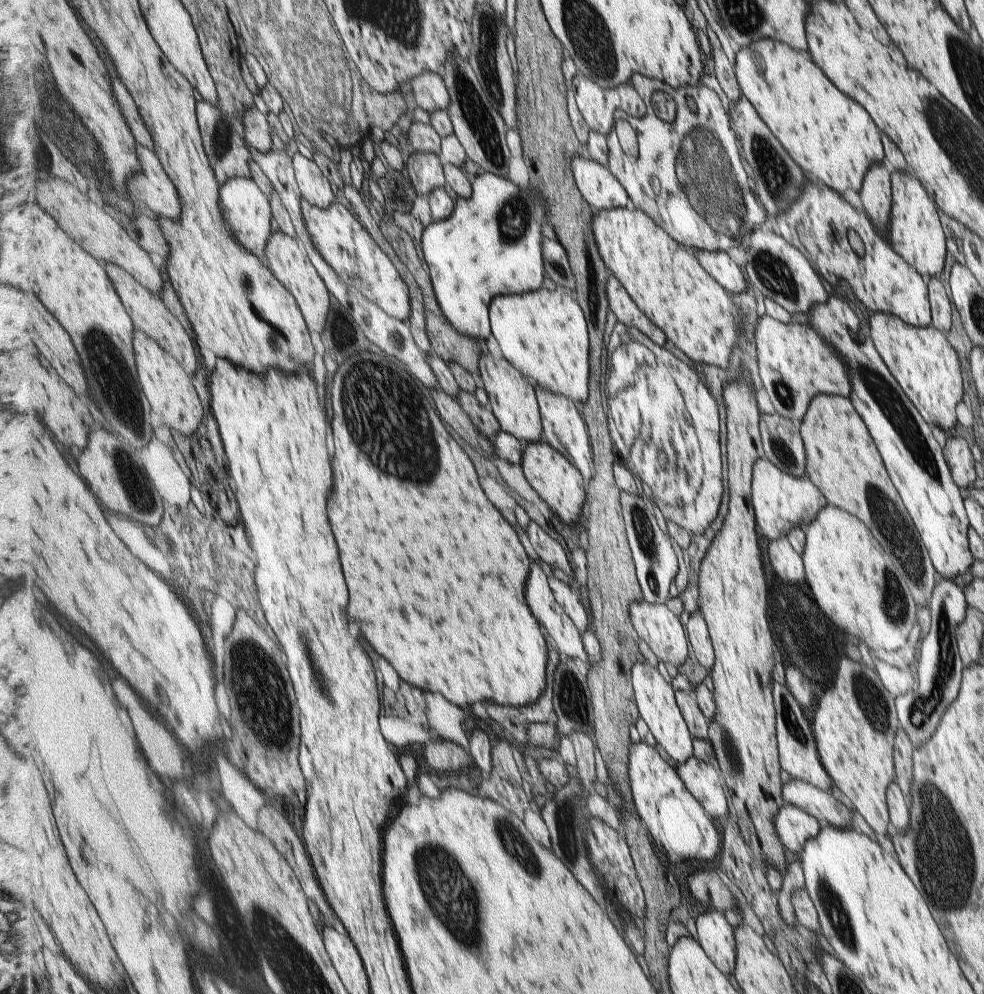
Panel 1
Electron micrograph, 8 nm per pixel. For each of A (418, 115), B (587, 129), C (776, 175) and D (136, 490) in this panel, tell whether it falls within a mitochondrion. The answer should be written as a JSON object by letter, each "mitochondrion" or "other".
{"A":"other","B":"other","C":"mitochondrion","D":"mitochondrion"}

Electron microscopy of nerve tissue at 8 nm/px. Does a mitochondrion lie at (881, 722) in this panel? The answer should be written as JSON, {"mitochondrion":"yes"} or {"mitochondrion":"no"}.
{"mitochondrion":"yes"}

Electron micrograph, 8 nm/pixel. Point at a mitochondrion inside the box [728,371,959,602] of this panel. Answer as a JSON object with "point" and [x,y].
{"point":[883,510]}

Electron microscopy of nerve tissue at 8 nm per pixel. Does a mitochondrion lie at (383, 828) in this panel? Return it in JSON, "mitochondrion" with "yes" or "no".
{"mitochondrion":"no"}

